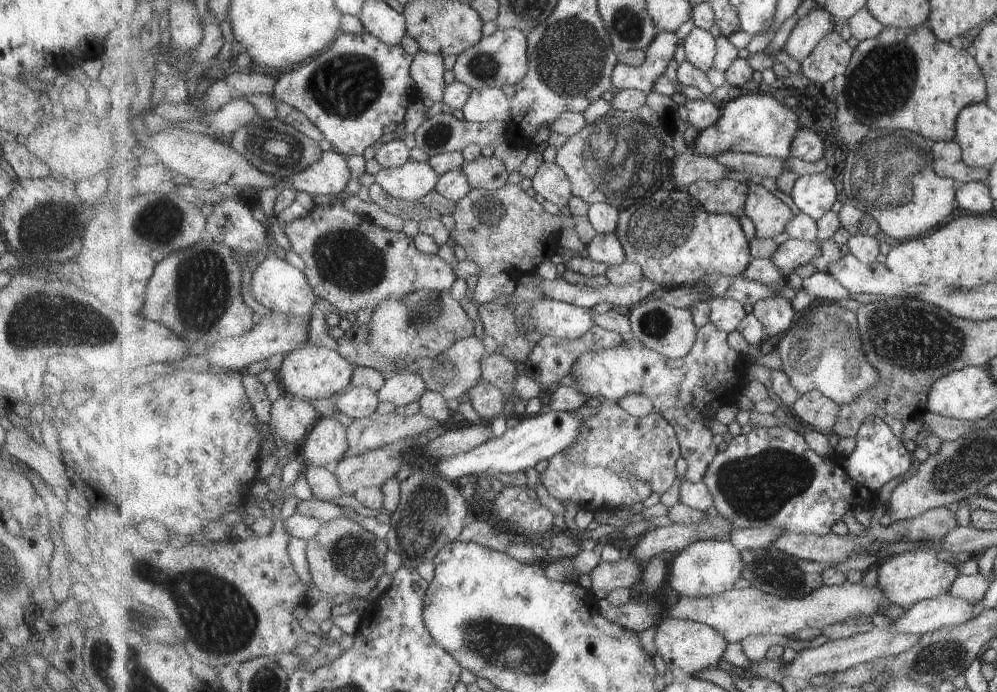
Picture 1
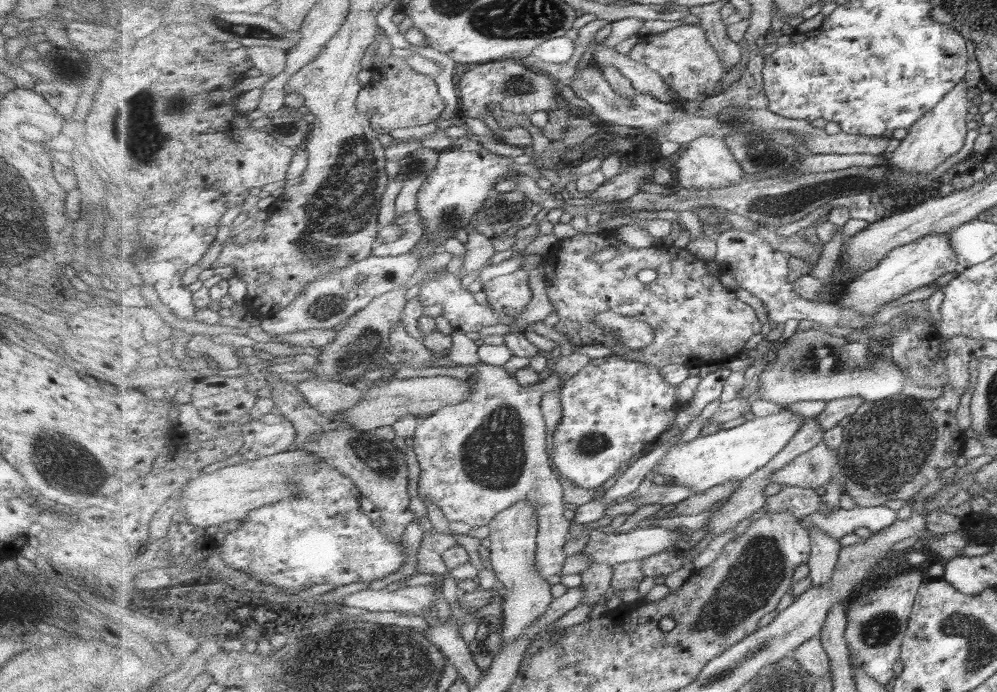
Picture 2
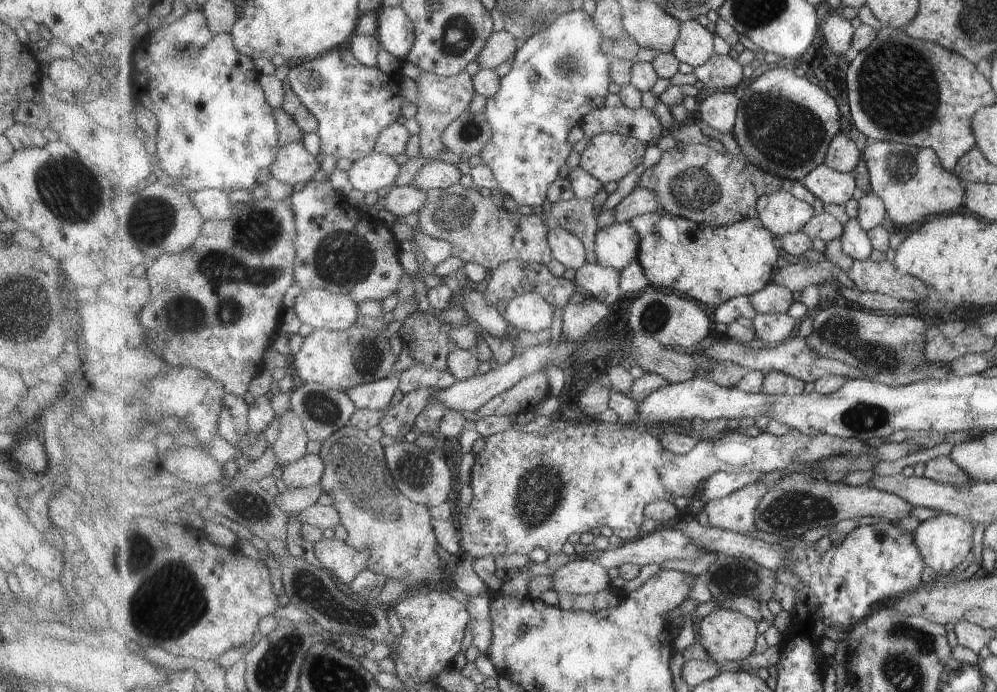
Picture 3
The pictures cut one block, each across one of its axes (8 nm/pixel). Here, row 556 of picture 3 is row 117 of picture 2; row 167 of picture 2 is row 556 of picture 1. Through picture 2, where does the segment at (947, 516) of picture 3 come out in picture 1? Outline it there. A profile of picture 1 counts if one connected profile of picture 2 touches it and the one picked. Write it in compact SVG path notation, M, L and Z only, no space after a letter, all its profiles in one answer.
M911 550L888 558L877 570L878 585L893 604L902 609L911 607L925 599L939 598L951 592L953 582L959 578L959 568L941 560L936 550Z

